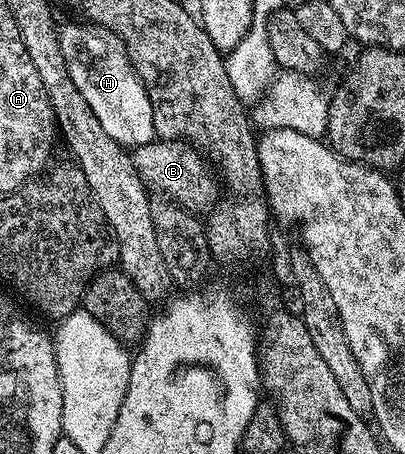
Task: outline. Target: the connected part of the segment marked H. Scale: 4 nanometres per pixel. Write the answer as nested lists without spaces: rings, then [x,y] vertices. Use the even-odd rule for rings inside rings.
[[[70,24],[60,32],[64,58],[68,62],[68,74],[72,74],[76,90],[84,94],[84,102],[92,106],[92,114],[100,118],[100,126],[104,126],[108,138],[123,146],[151,143],[155,139],[152,102],[148,102],[148,94],[132,62],[126,57],[126,48],[121,38],[111,32],[82,24]]]

